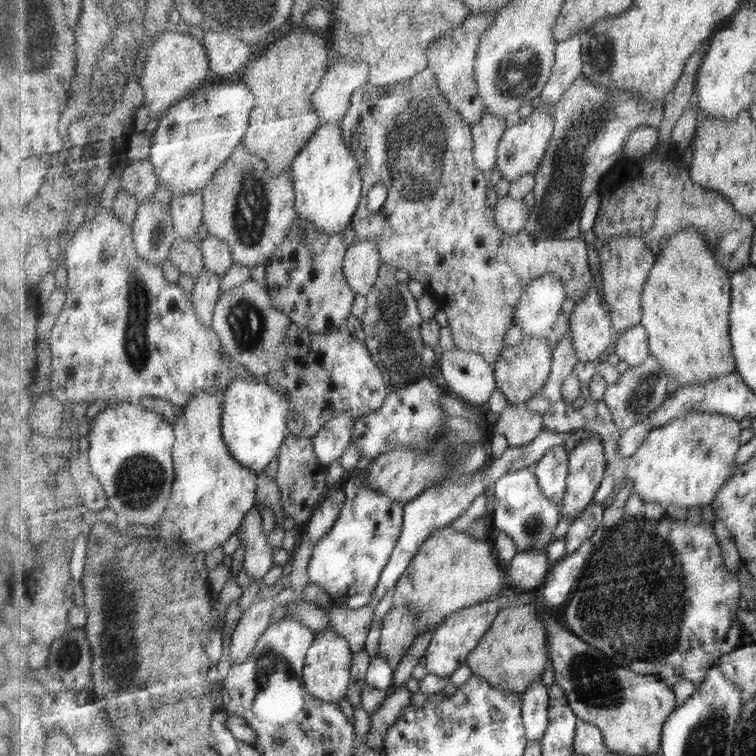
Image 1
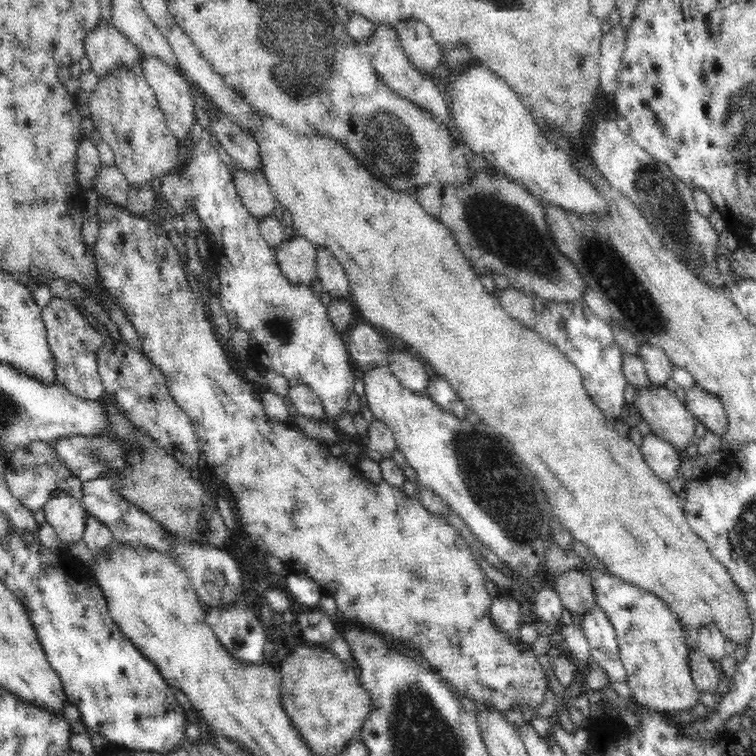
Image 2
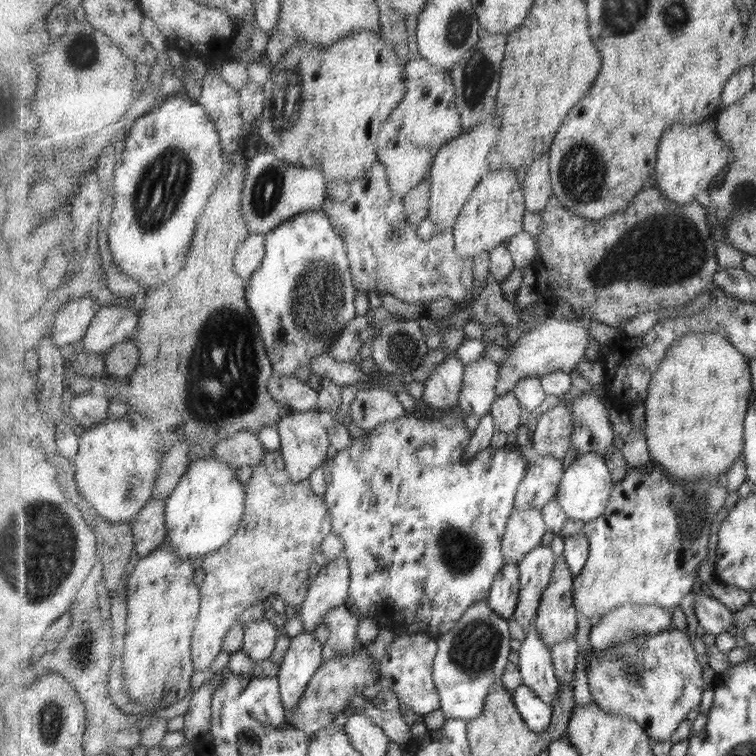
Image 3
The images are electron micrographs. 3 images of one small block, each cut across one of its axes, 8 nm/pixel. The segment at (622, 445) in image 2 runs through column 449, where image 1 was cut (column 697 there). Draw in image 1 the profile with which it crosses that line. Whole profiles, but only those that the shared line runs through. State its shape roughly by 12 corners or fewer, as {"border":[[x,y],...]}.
{"border":[[699,229],[659,251],[642,325],[687,387],[737,371],[732,280]]}

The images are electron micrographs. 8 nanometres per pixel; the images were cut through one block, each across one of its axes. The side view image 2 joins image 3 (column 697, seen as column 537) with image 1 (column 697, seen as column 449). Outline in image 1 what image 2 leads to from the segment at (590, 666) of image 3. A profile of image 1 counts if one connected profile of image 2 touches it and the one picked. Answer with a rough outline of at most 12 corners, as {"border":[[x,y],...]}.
{"border":[[715,528],[605,533],[566,606],[617,664],[697,687],[739,615]]}

